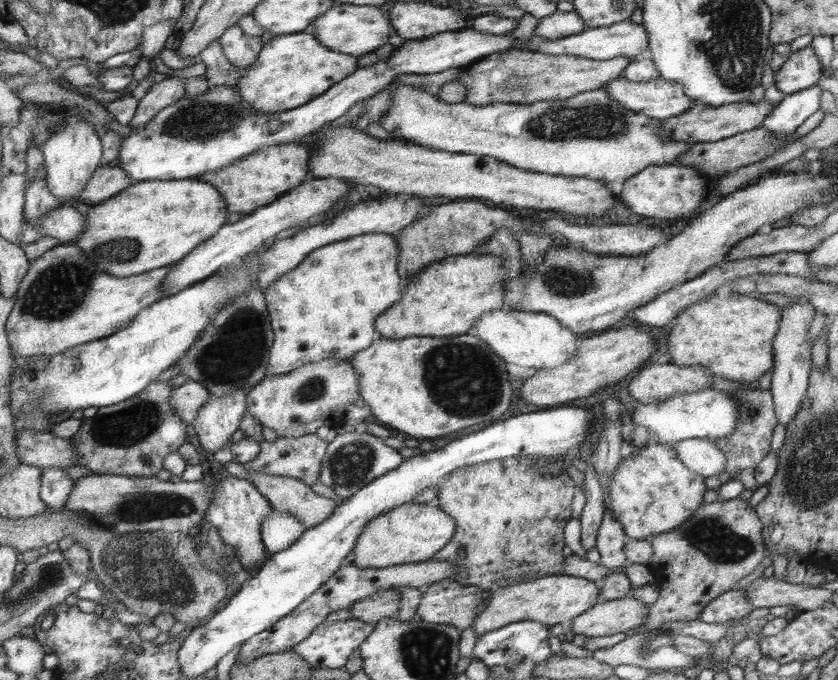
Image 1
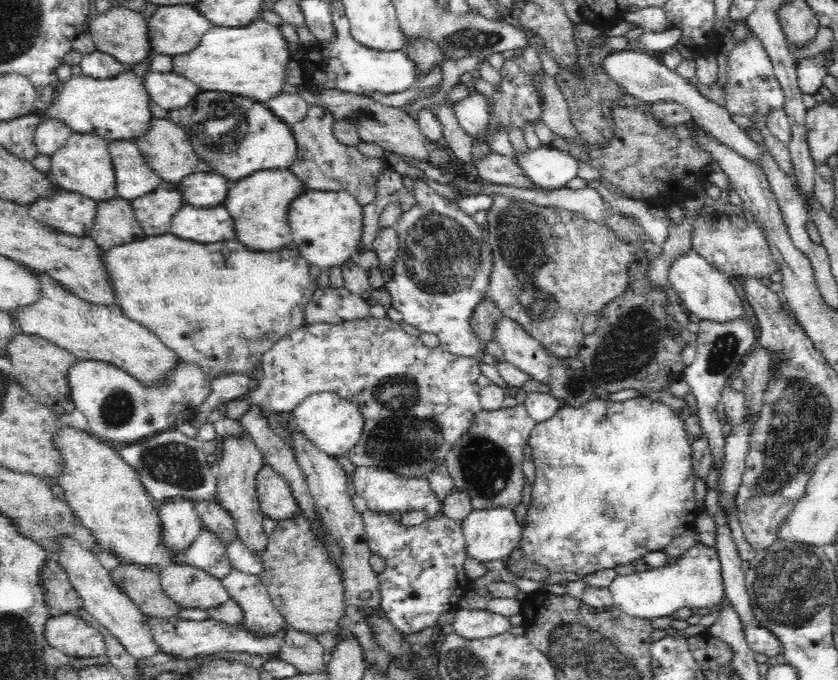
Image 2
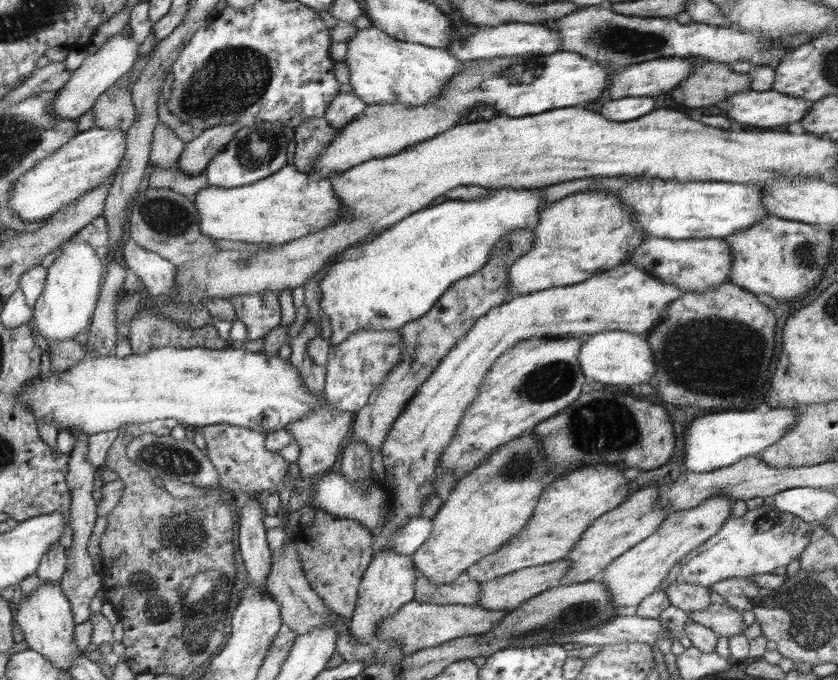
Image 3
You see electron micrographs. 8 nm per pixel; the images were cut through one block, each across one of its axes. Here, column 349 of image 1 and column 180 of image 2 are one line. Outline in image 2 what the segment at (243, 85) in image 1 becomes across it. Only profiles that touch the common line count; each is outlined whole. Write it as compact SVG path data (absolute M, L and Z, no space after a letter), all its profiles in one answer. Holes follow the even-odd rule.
M256 19L239 27L213 26L199 40L194 50L170 58L171 72L194 82L203 92L226 92L266 102L282 93L285 72L292 54L278 25Z

